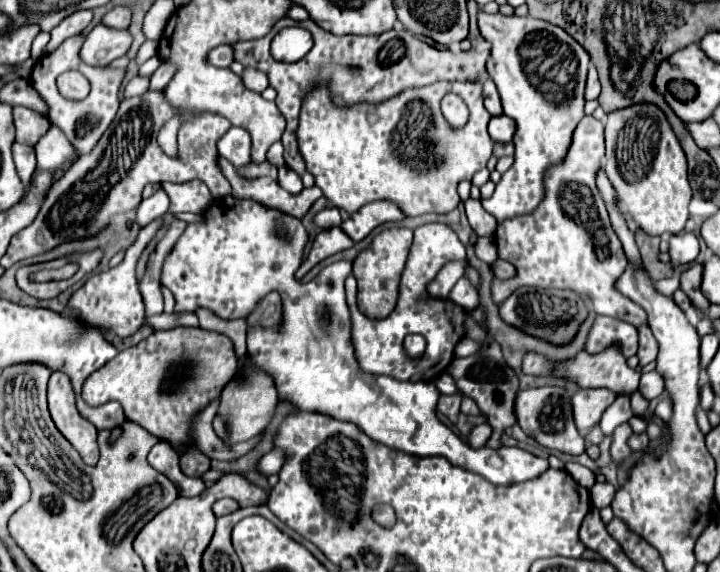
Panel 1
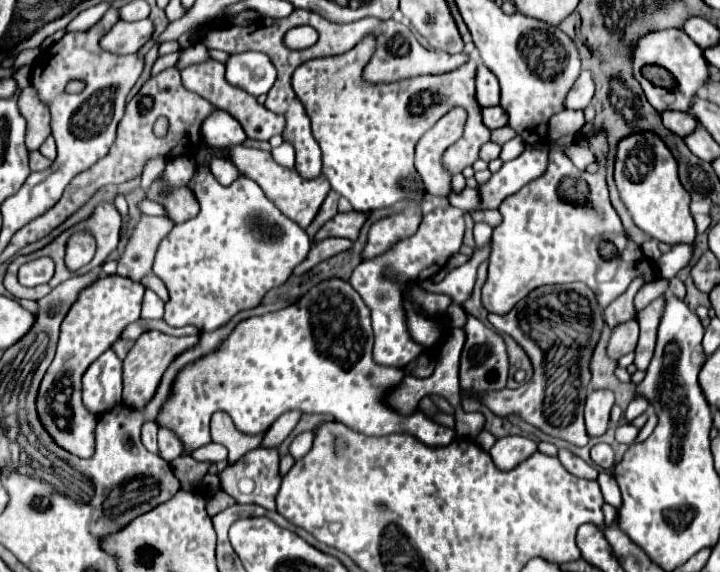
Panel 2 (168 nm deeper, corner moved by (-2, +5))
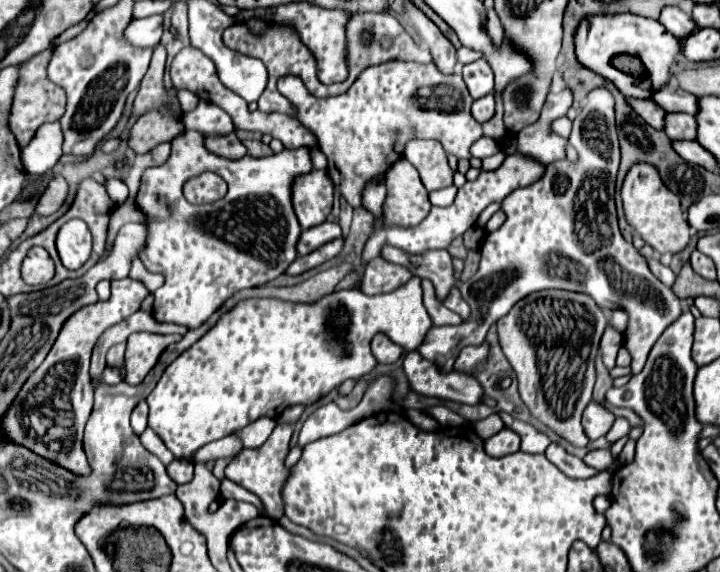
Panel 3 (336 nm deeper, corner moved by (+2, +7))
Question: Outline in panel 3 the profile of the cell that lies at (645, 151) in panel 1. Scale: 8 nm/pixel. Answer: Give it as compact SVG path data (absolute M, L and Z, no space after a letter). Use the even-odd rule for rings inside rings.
M642 163L642 165L634 165L632 171L628 171L622 187L622 201L624 201L626 221L638 231L644 243L650 245L656 253L674 255L688 245L690 227L680 209L680 199L672 191L666 191L658 171L652 165Z

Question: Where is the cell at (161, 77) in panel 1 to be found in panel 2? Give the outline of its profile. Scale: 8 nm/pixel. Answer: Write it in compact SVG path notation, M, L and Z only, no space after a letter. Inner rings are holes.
M196 43L196 45L186 47L186 49L180 51L180 59L178 59L178 63L176 63L176 69L182 71L182 69L186 69L186 67L190 67L190 65L204 63L204 61L208 61L208 59L210 59L210 51L208 51L208 47Z

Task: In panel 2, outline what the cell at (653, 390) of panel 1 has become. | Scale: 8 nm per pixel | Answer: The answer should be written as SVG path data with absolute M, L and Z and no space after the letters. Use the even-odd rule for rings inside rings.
M638 395L638 397L632 399L632 403L628 405L628 409L626 409L626 419L632 421L634 417L642 415L642 413L648 411L648 409L650 409L650 401L646 401L642 395Z

